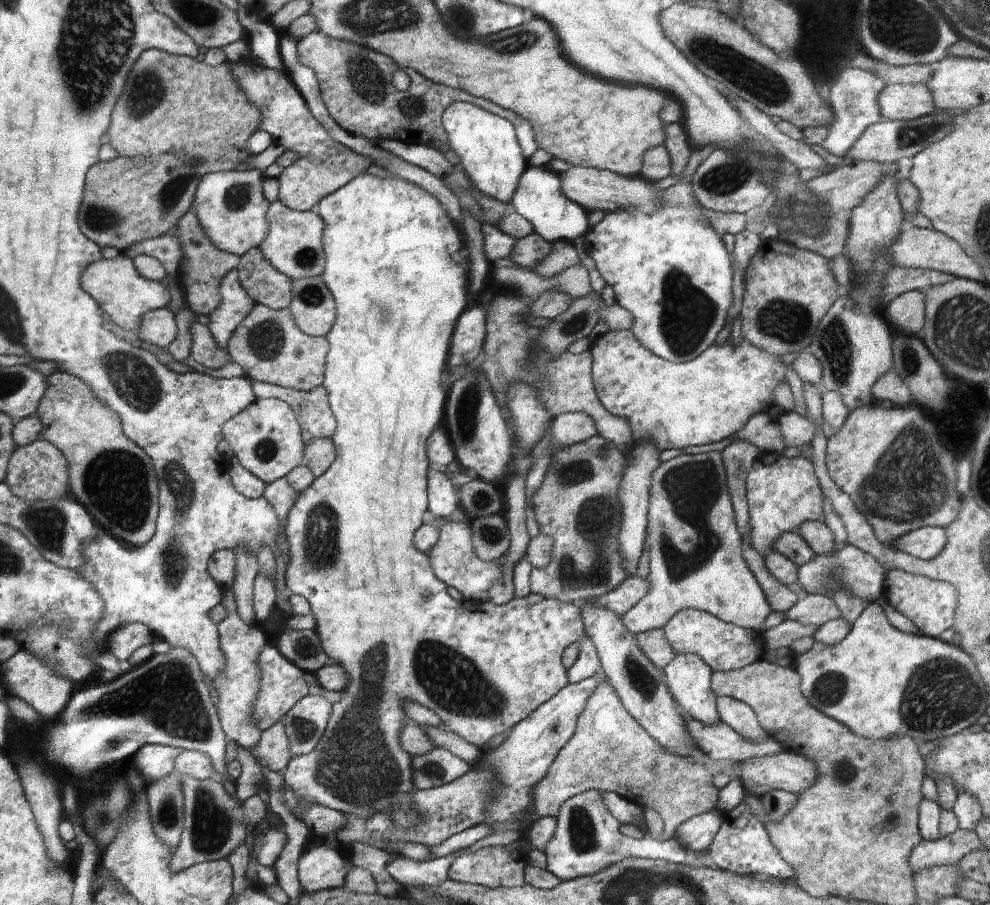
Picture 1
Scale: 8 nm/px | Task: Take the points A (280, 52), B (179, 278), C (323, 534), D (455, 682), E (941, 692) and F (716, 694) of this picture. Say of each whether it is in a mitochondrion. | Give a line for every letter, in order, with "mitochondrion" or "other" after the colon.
A: other
B: other
C: mitochondrion
D: mitochondrion
E: mitochondrion
F: other

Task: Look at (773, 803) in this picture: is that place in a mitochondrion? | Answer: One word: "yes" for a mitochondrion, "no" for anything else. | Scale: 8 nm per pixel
no

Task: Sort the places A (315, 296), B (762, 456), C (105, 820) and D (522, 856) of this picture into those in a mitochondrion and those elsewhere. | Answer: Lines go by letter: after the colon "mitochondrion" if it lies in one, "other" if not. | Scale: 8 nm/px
A: mitochondrion
B: other
C: mitochondrion
D: other

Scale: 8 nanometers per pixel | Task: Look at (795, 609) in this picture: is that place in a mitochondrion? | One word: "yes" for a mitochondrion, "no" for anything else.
no

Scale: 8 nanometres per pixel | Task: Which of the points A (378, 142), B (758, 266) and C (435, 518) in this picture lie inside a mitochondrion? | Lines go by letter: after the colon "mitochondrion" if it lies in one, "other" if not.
A: other
B: other
C: other

